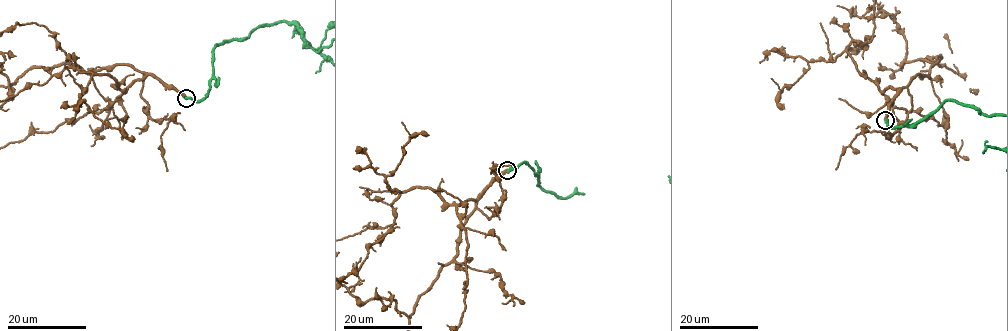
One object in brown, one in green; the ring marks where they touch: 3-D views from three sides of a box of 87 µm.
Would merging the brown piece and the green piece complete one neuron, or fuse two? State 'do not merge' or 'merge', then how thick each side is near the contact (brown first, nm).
do not merge | 500/550 nm

